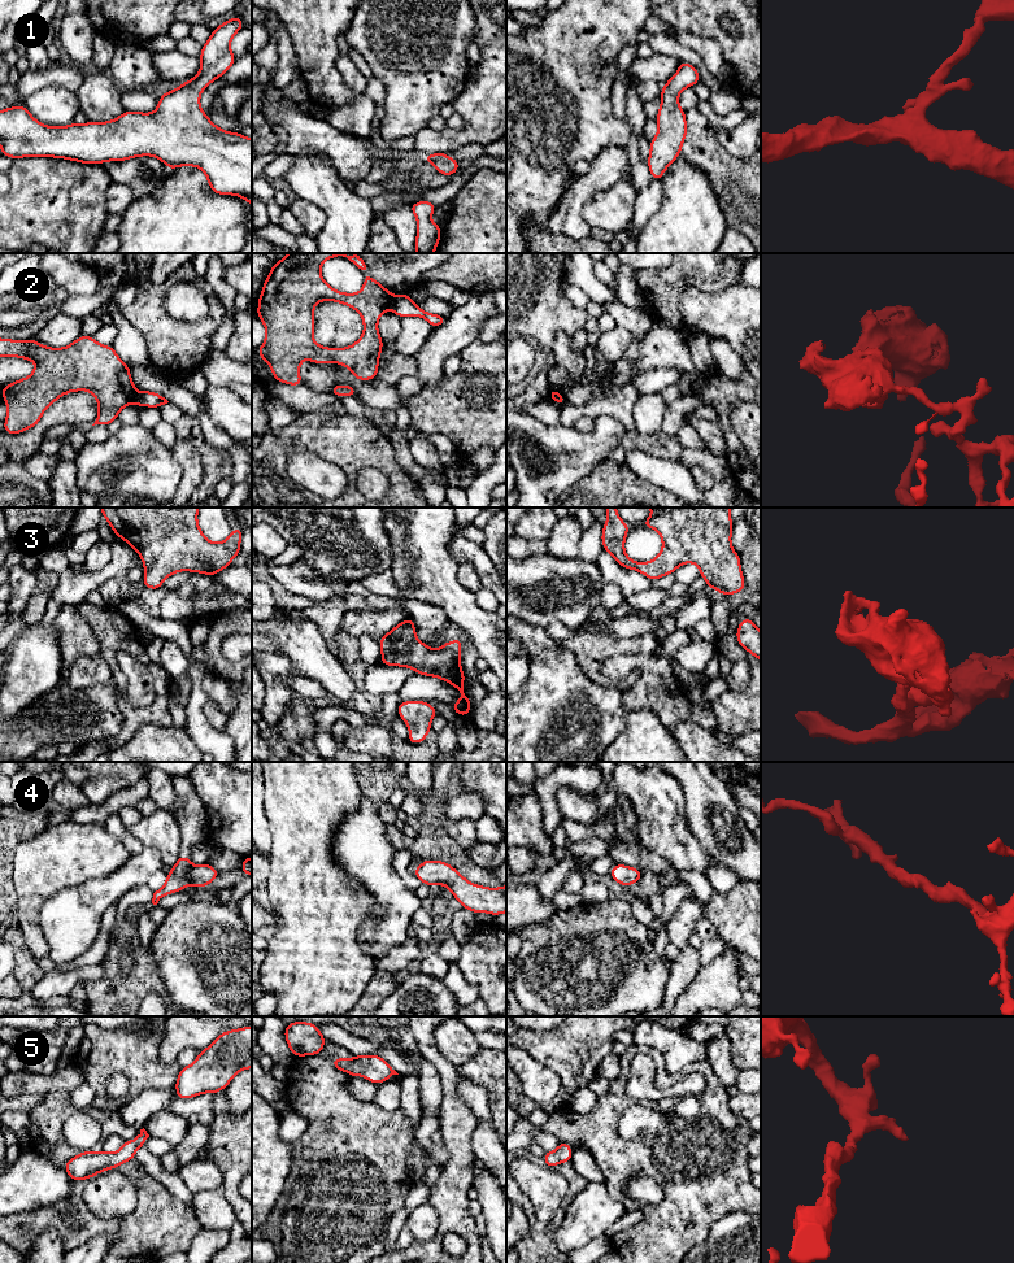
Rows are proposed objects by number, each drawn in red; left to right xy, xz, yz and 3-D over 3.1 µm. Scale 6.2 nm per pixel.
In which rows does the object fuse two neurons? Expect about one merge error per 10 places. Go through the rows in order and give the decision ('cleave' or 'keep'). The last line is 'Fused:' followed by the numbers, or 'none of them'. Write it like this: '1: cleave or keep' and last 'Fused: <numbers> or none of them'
1: keep
2: cleave
3: keep
4: keep
5: keep
Fused: 2

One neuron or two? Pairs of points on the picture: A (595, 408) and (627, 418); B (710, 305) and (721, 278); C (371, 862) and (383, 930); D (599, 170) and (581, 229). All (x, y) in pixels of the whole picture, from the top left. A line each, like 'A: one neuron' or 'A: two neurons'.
A: one neuron
B: two neurons
C: one neuron
D: one neuron

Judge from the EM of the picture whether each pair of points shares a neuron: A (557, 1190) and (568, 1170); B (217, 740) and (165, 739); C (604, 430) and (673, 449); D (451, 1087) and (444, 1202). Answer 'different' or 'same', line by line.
A: different
B: different
C: different
D: same

